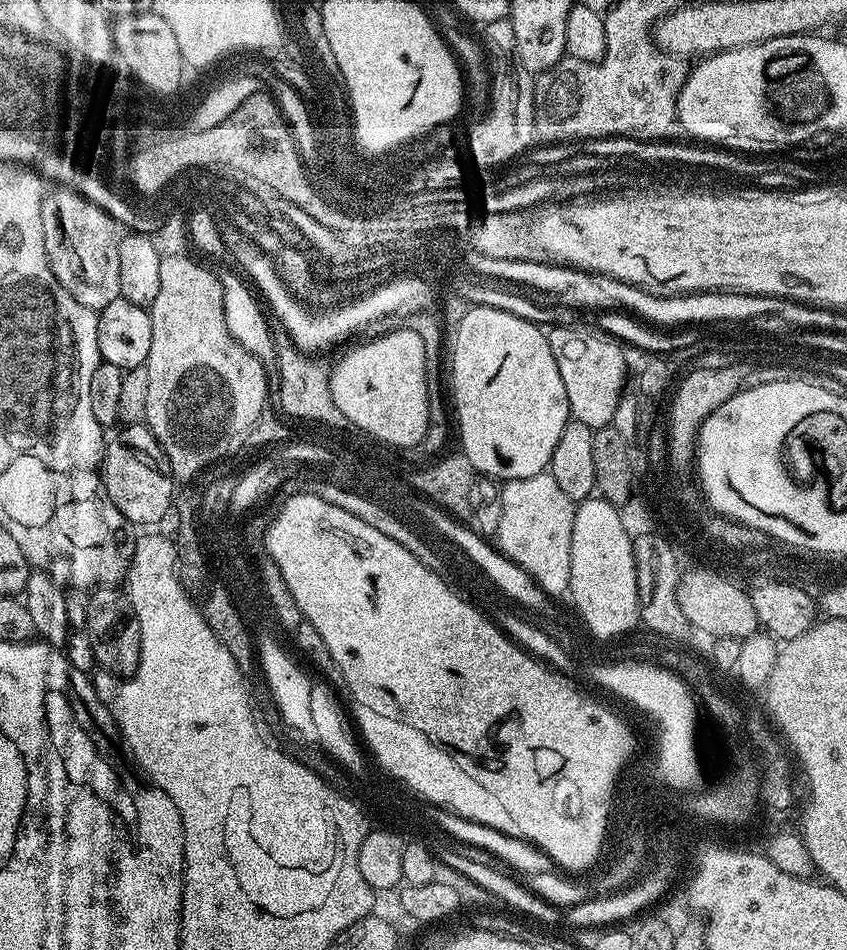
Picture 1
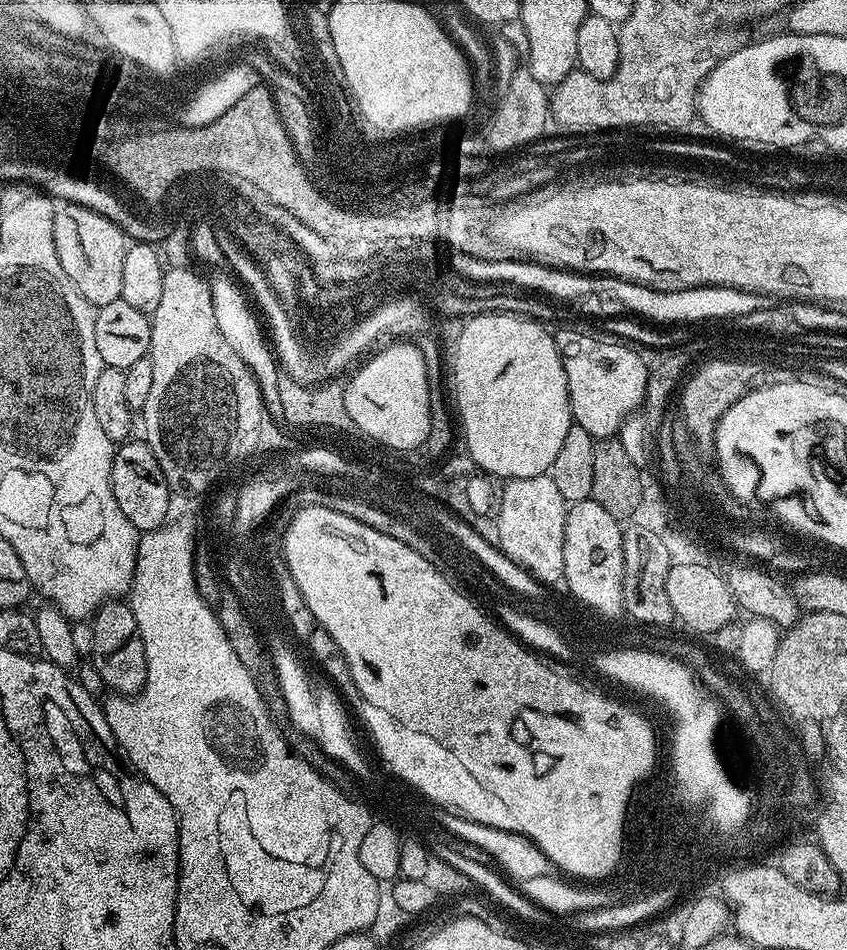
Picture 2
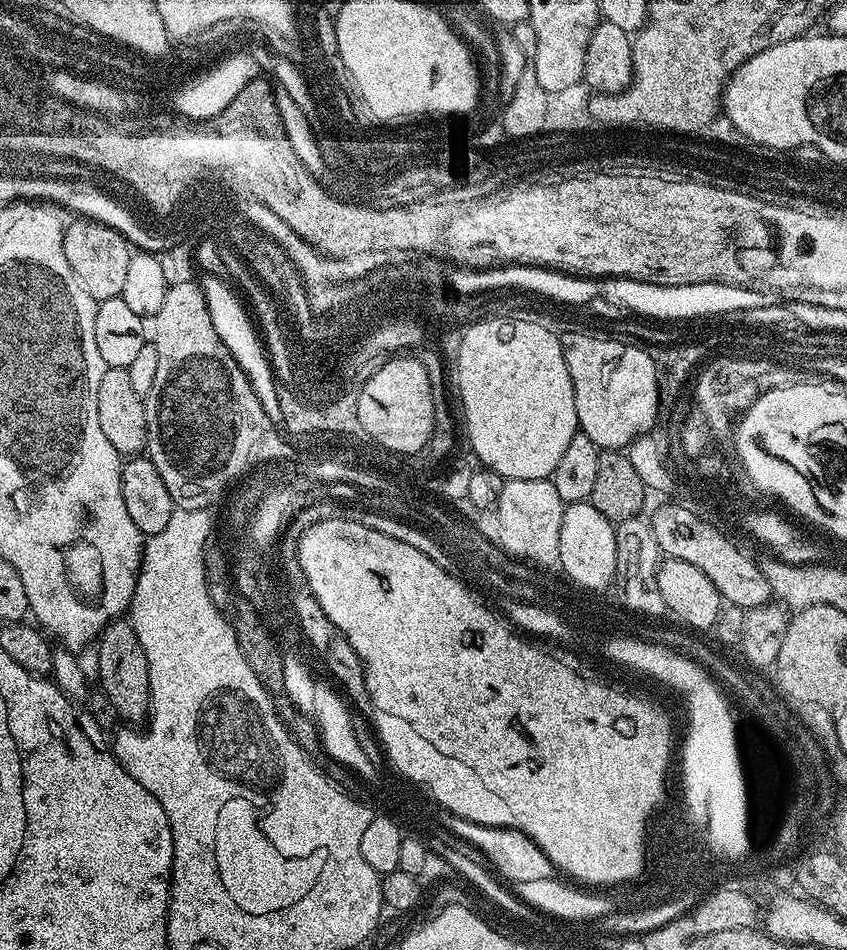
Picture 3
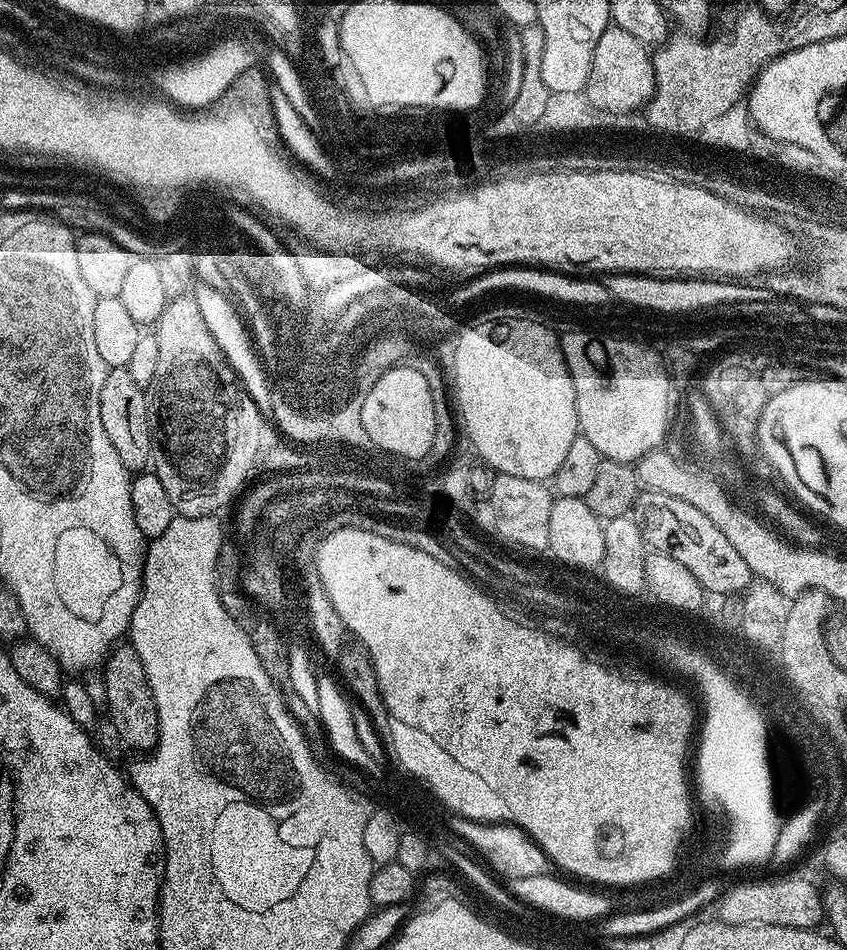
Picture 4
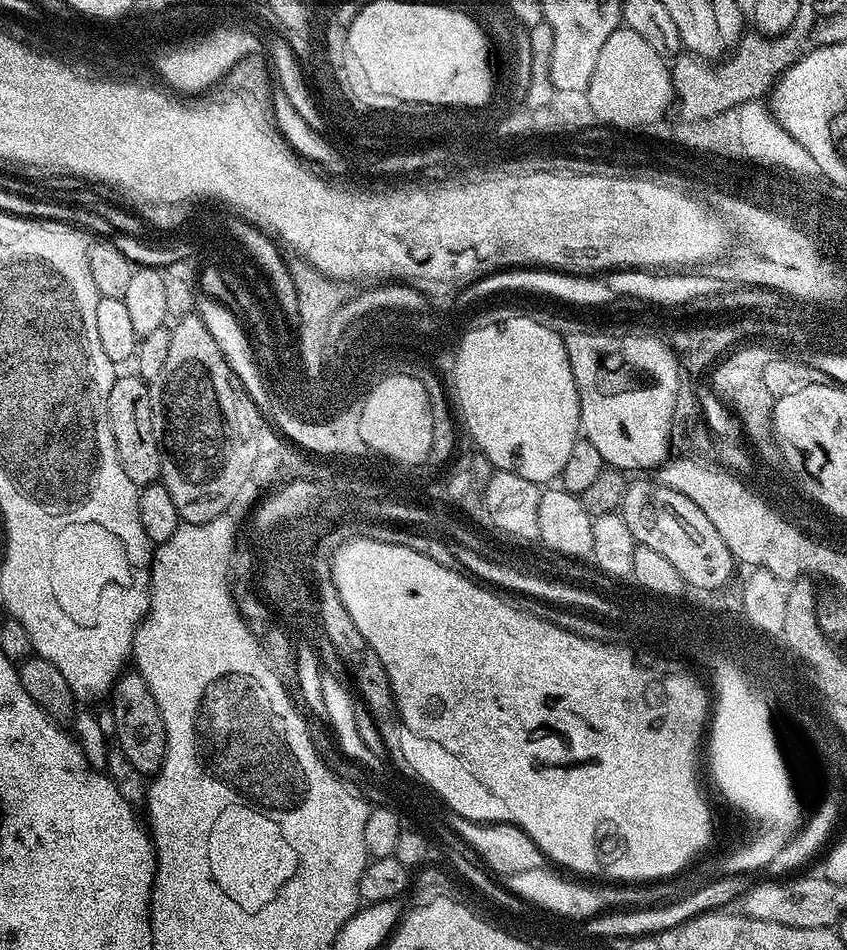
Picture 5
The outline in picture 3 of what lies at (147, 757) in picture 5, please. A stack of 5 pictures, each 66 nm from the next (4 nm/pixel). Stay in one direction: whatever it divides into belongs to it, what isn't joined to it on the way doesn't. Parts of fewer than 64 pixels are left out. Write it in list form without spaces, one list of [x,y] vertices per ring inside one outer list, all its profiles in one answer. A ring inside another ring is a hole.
[[[131,619],[111,620],[95,641],[98,652],[99,675],[98,687],[114,704],[119,719],[132,726],[140,726],[150,715],[152,695],[150,694],[150,666],[146,662],[146,650],[138,642]]]

